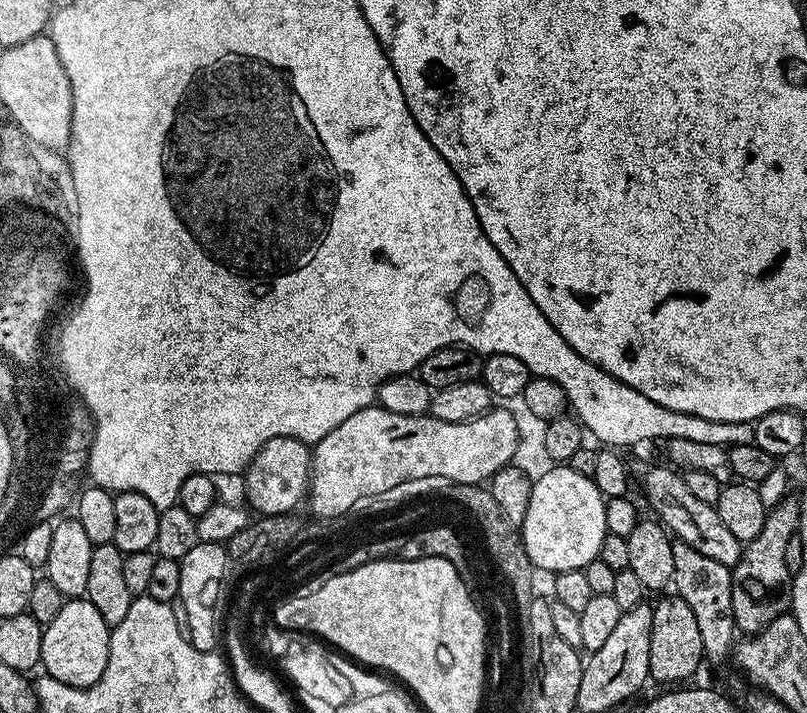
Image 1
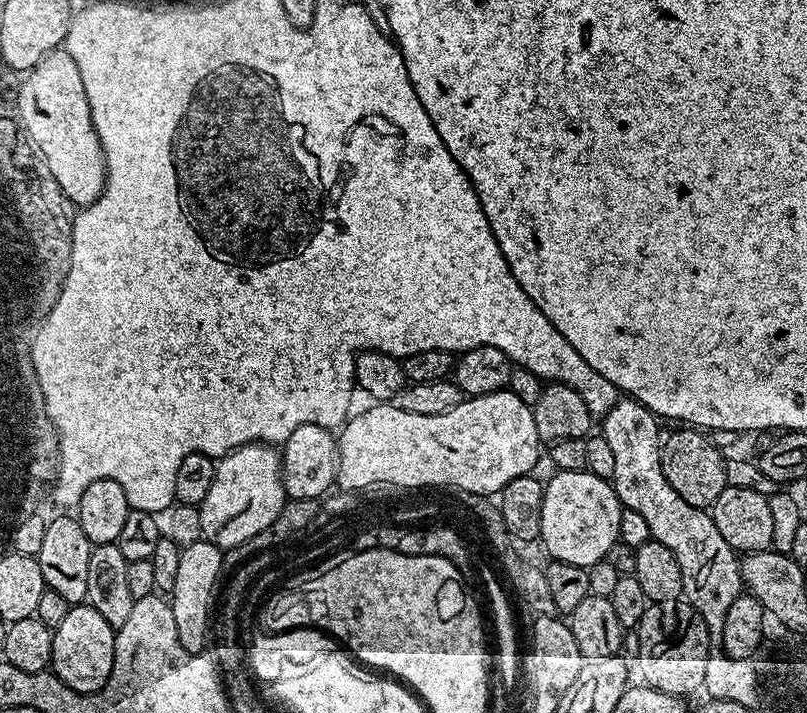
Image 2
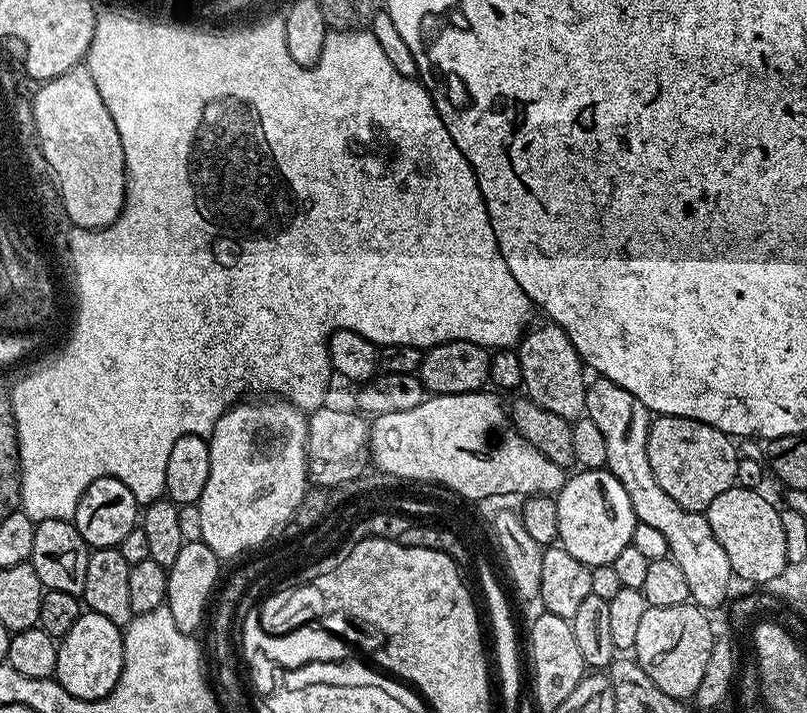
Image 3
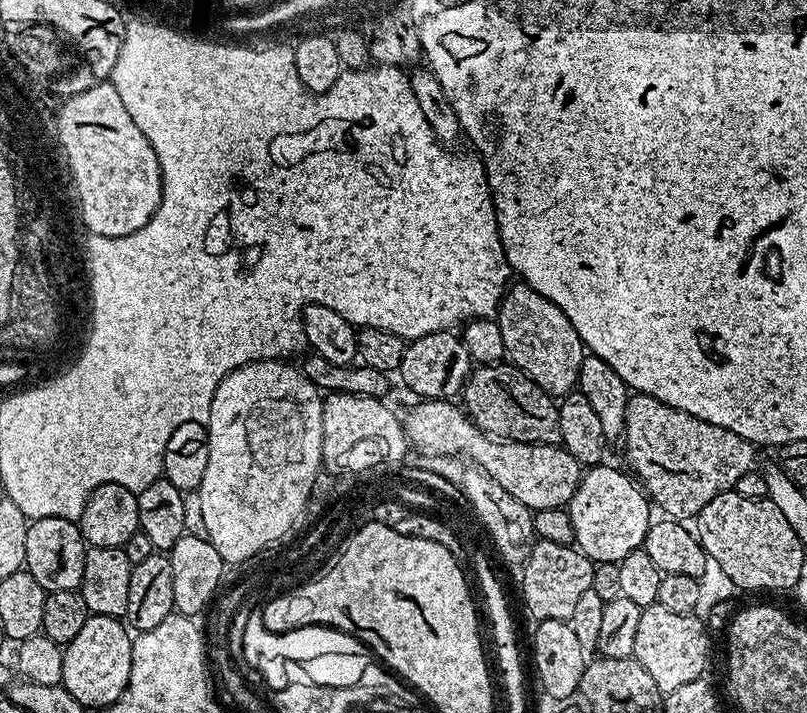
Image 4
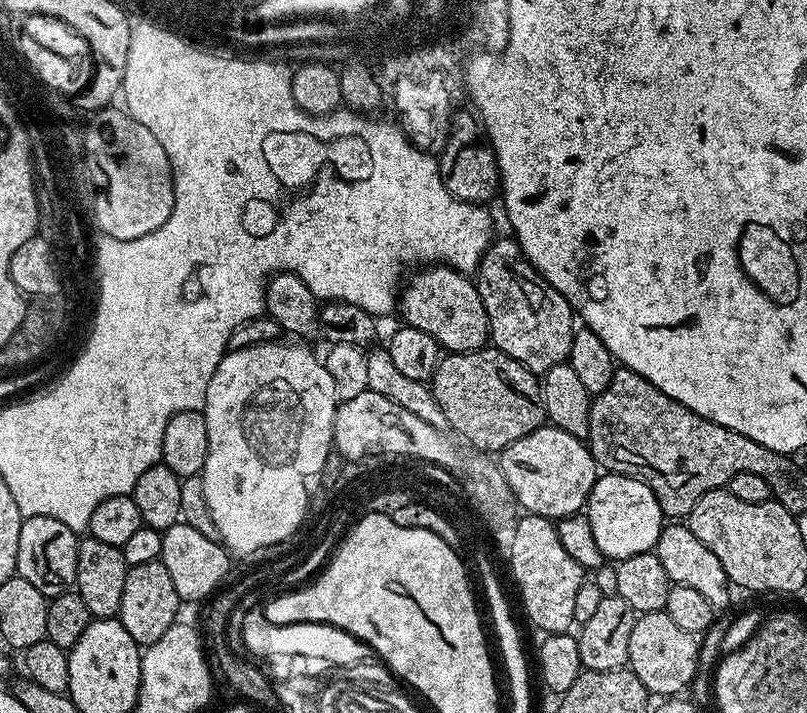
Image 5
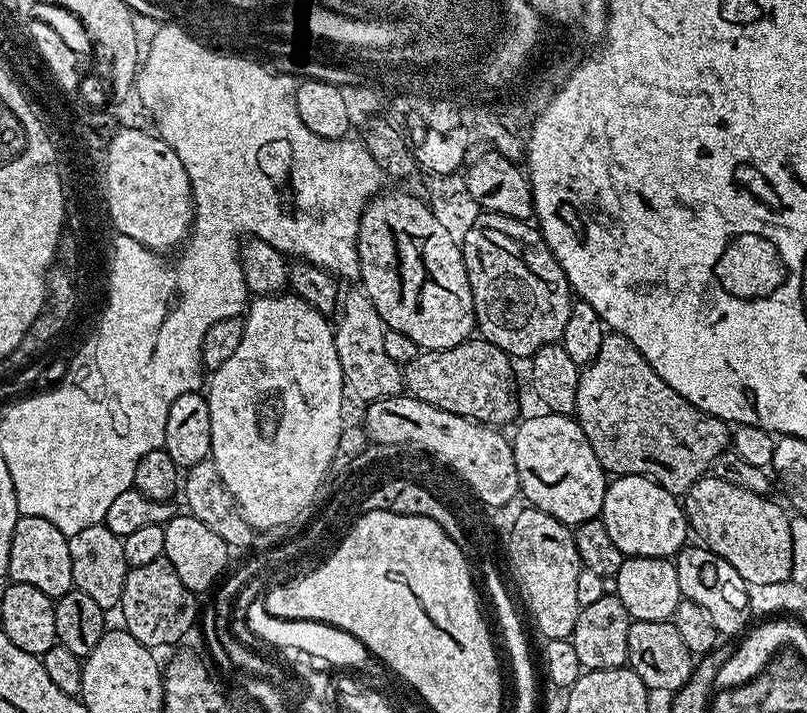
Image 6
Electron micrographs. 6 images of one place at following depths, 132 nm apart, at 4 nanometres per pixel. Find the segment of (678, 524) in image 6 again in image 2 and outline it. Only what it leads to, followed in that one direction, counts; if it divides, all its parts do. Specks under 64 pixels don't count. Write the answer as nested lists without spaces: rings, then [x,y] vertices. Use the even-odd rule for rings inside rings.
[[[557,471],[555,475],[544,486],[539,543],[544,544],[551,559],[589,569],[592,564],[605,559],[610,546],[618,543],[622,505],[611,483],[590,471]]]

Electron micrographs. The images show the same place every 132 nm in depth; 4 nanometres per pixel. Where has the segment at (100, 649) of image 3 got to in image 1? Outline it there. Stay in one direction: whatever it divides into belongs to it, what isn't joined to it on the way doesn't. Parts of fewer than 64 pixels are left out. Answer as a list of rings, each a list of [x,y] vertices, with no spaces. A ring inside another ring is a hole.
[[[87,598],[65,599],[58,618],[43,625],[43,630],[40,662],[47,675],[75,688],[89,688],[102,678],[102,670],[106,670],[108,661],[110,626]]]

